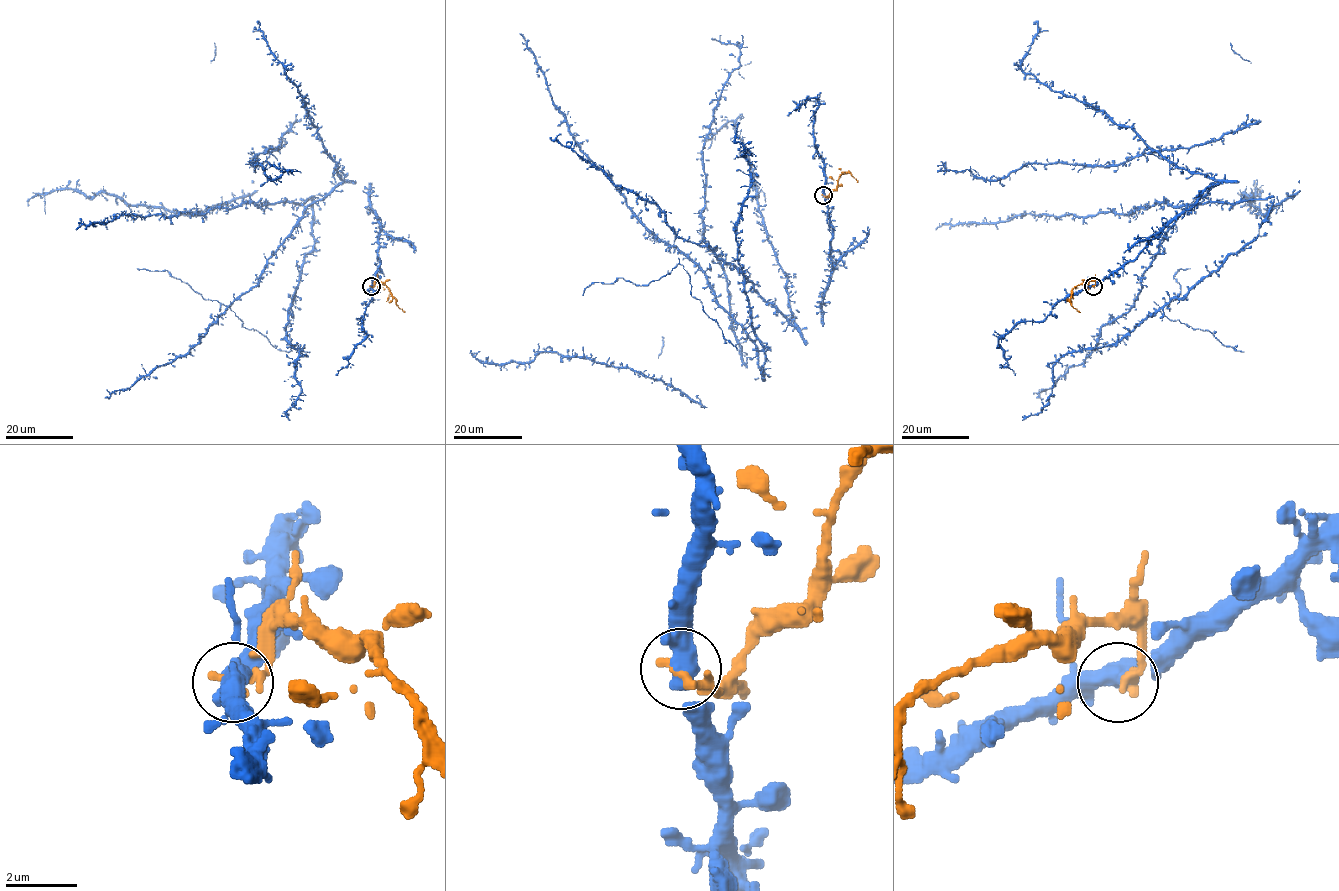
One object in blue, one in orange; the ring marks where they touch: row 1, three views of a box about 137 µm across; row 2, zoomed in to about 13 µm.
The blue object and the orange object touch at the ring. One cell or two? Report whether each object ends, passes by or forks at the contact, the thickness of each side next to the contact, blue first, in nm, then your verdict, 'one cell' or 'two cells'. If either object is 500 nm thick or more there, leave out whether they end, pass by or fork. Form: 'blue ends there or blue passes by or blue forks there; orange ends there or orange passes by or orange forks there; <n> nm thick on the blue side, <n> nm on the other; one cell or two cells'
blue forks there; orange passes by; 360 nm thick on the blue side, 200 nm on the other; two cells

